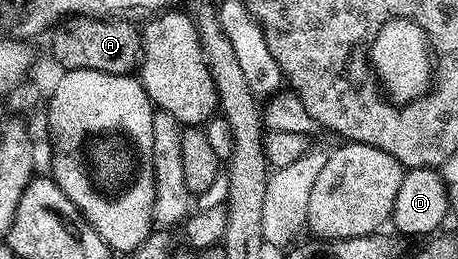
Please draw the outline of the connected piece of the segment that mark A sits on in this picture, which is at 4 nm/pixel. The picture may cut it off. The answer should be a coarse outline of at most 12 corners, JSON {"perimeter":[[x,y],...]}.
{"perimeter":[[126,18],[63,20],[49,33],[59,69],[129,76],[142,33]]}

